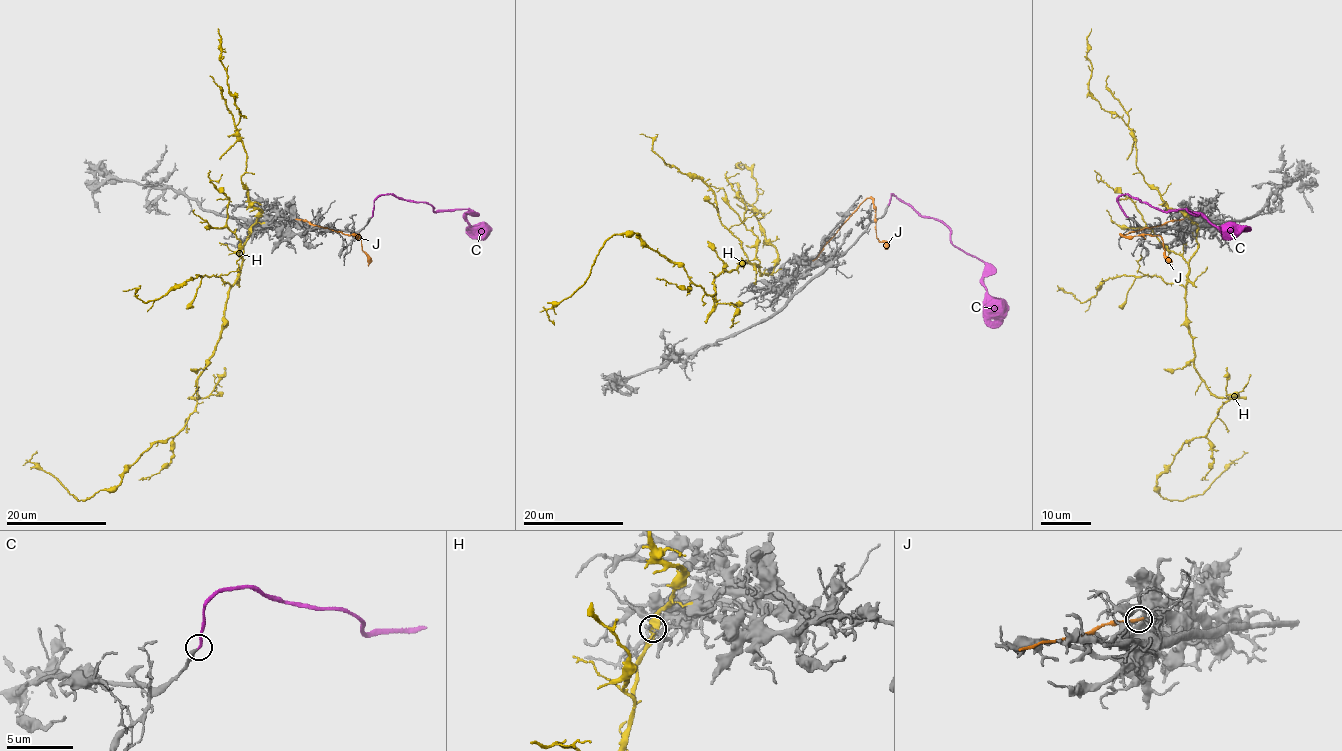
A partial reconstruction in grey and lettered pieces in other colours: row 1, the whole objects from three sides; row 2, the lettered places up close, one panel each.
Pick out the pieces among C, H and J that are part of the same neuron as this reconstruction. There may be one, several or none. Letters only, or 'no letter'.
C

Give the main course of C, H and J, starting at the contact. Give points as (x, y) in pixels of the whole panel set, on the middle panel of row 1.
C: (888, 204), (891, 195), (932, 216), (950, 230), (951, 242), (984, 263), (986, 311), (994, 328)
H: (766, 269), (746, 262), (723, 270), (714, 304), (640, 235), (612, 235), (588, 278), (547, 311), (554, 324)
J: (814, 259), (848, 216), (869, 198), (876, 213), (876, 235), (884, 243), (884, 248)

